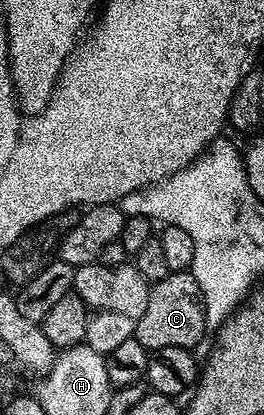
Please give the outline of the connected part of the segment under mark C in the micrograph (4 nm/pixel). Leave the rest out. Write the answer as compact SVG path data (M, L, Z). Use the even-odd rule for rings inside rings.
M177 270L169 272L161 282L151 287L146 312L135 319L134 337L149 352L162 348L196 348L204 338L204 330L206 331L204 301L198 288L198 280L194 280L189 271Z

